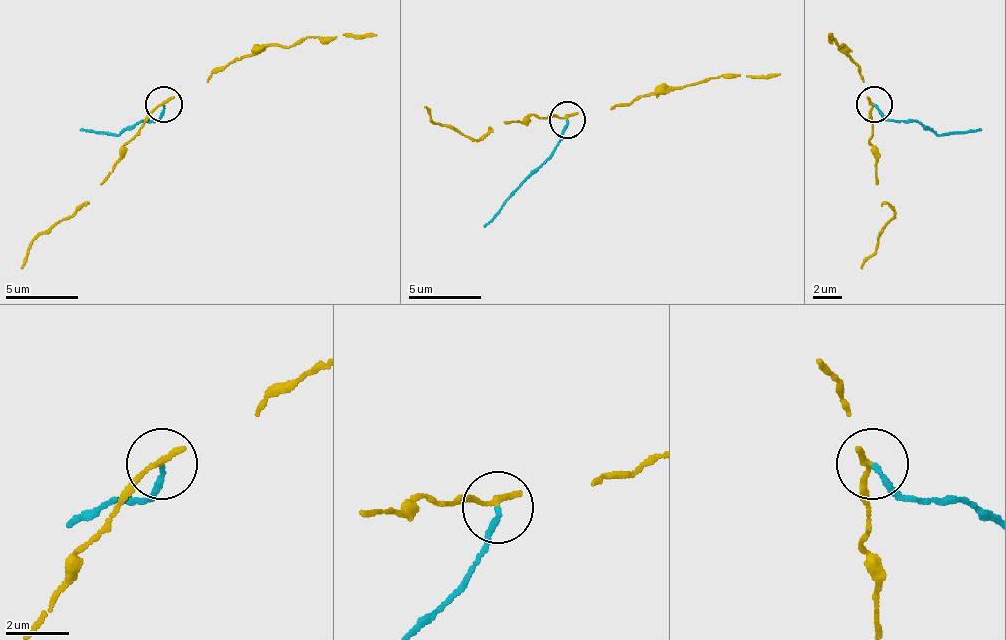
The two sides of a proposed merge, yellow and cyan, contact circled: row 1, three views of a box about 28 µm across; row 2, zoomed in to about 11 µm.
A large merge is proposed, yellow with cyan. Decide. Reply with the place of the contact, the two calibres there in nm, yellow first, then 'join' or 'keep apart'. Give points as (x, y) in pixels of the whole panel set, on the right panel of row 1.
(874, 104) | 200/170 nm | keep apart

